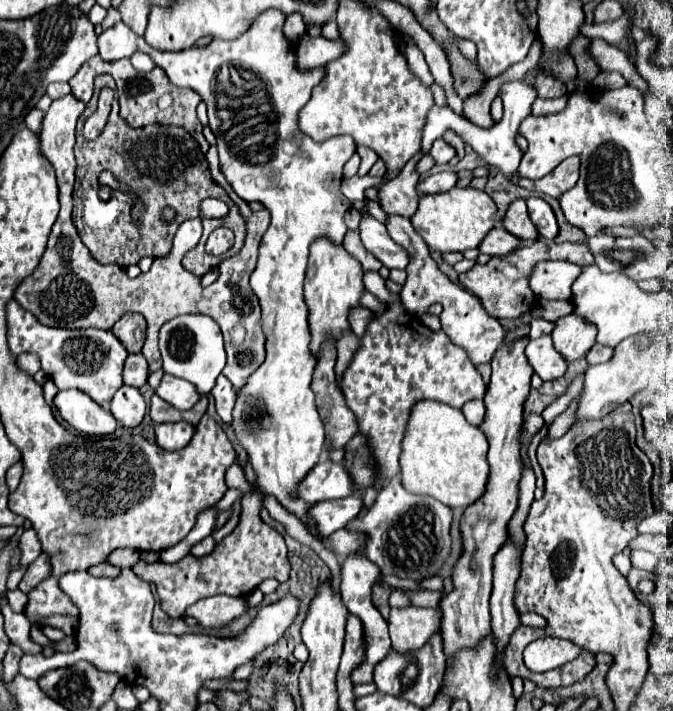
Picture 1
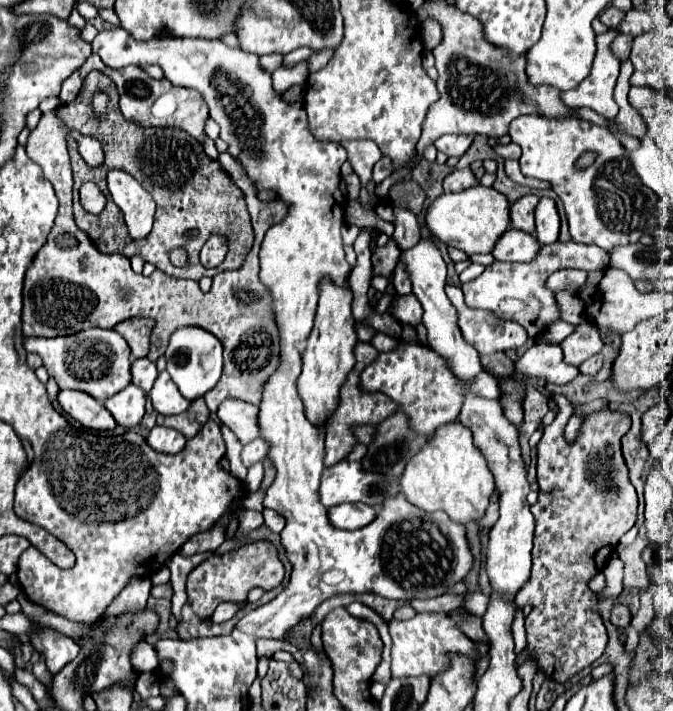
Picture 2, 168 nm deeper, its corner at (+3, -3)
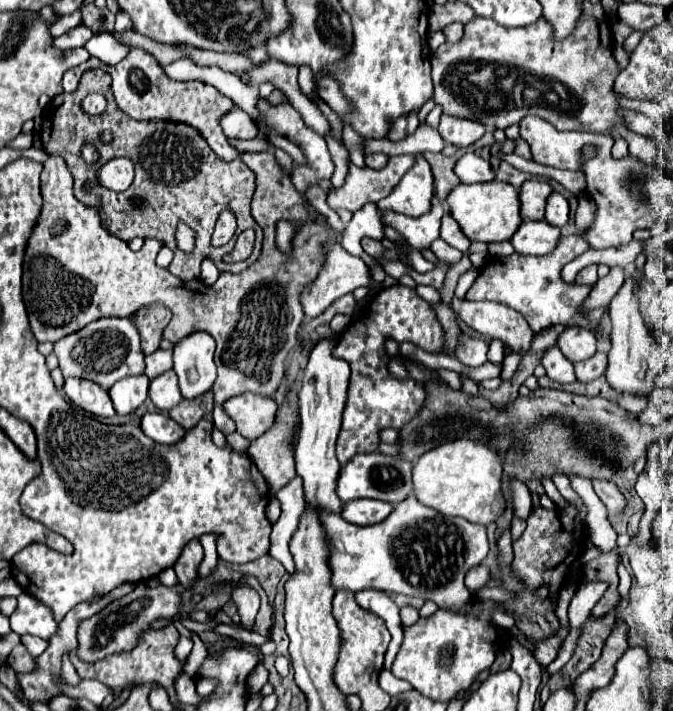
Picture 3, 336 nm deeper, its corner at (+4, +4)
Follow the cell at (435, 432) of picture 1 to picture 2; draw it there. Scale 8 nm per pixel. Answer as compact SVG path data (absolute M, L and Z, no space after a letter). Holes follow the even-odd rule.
M453 421L441 425L435 431L433 439L425 445L425 449L421 449L407 463L401 477L401 487L403 495L419 509L429 513L441 509L451 517L451 521L465 525L485 515L485 509L495 489L495 481L487 469L483 455L475 449L469 429L459 421Z

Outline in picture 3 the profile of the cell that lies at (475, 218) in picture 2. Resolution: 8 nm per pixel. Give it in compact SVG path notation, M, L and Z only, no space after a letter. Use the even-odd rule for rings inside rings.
M490 180L484 184L458 184L446 196L446 204L450 206L450 216L458 222L464 236L472 242L476 240L490 244L510 240L522 222L518 190L508 182Z

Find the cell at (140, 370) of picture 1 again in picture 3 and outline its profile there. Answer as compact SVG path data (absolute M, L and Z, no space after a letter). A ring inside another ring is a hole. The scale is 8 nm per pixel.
M156 350L144 358L144 364L146 364L144 374L152 380L158 374L172 368L172 350Z

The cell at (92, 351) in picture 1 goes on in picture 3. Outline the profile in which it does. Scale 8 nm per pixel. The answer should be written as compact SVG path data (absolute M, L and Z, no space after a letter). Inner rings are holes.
M100 318L90 322L88 326L84 326L82 330L64 336L60 342L54 342L54 354L58 358L58 368L62 370L62 376L76 376L76 378L84 378L84 380L92 380L98 386L102 386L104 390L108 390L112 384L116 384L118 380L126 378L126 376L136 376L144 372L144 352L140 350L140 336L136 326L132 324L130 318Z

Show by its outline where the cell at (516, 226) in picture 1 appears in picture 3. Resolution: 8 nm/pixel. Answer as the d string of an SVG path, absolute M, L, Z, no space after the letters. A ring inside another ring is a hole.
M528 180L520 188L520 214L522 220L542 220L544 218L544 204L552 186L548 182Z

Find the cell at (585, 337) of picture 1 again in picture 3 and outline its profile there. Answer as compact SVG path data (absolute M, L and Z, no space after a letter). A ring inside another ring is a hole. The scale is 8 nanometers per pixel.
M578 326L566 328L558 338L558 346L570 362L588 360L590 356L594 356L596 344L598 340L594 332L590 328L578 328Z

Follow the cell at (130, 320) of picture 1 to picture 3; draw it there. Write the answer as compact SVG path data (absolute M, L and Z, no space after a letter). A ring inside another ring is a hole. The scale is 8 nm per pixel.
M148 304L130 316L134 326L138 328L140 346L144 354L152 354L158 350L162 340L162 330L168 324L170 316L172 316L170 310L166 310L160 304Z

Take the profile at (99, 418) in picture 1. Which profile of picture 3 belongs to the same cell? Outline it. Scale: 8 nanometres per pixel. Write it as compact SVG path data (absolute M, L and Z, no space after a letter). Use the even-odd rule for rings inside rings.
M68 378L64 384L64 394L70 398L70 402L98 418L108 418L116 414L108 392L94 382L82 378Z

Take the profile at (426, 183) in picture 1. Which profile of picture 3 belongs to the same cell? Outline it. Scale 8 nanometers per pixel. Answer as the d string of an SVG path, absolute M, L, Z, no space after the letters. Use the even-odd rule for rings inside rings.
M474 152L464 154L456 166L454 166L456 176L460 178L460 182L464 184L474 184L474 182L488 182L494 178L494 170L490 168L490 162L482 160L480 156L476 156Z

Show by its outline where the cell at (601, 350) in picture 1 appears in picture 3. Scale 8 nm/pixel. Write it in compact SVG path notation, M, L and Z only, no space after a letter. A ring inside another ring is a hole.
M596 352L592 358L582 360L582 362L576 362L574 368L576 368L576 378L580 382L596 380L606 370L606 354L604 352Z

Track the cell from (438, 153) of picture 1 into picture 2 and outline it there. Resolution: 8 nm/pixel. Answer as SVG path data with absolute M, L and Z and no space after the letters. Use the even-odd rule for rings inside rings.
M445 135L435 141L435 147L449 157L461 157L471 147L473 135Z

